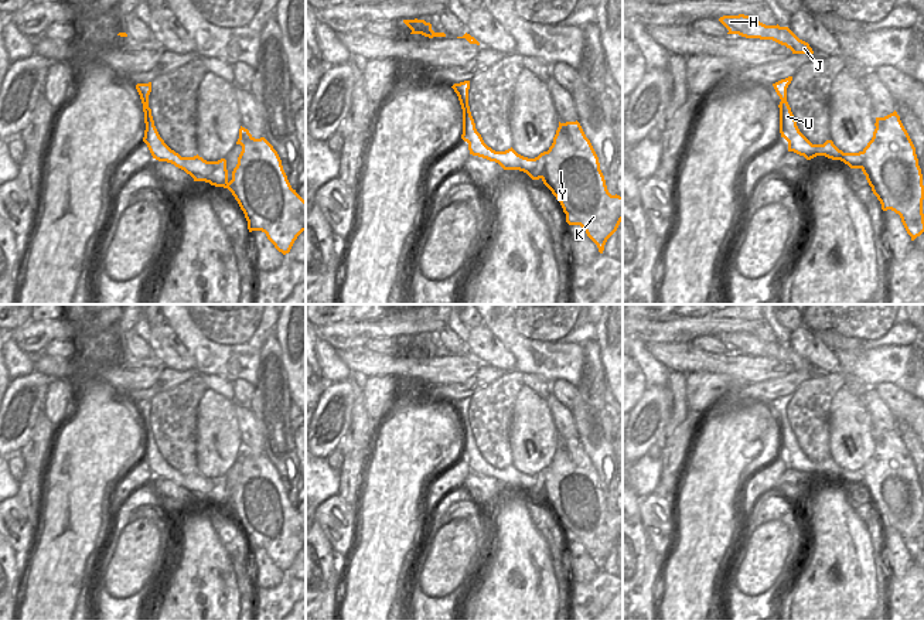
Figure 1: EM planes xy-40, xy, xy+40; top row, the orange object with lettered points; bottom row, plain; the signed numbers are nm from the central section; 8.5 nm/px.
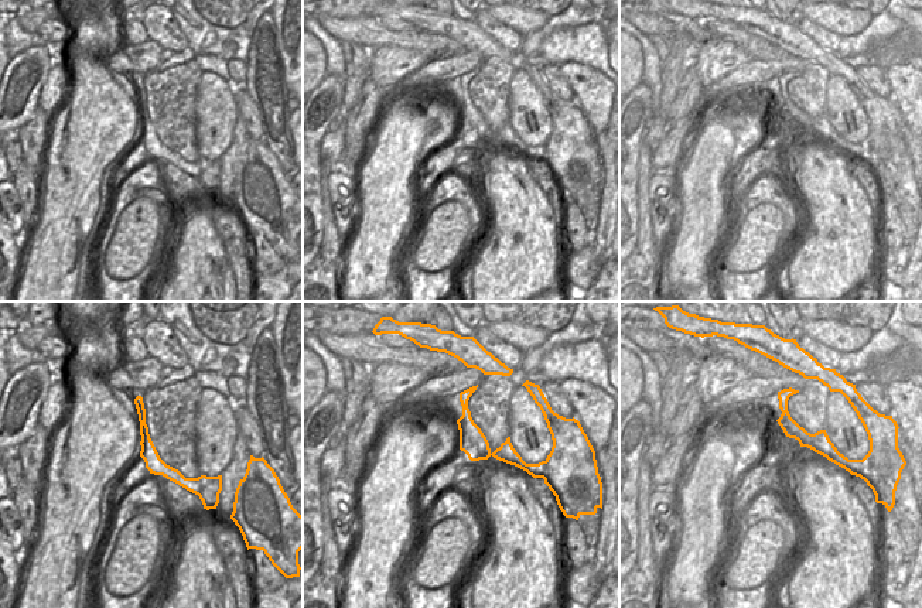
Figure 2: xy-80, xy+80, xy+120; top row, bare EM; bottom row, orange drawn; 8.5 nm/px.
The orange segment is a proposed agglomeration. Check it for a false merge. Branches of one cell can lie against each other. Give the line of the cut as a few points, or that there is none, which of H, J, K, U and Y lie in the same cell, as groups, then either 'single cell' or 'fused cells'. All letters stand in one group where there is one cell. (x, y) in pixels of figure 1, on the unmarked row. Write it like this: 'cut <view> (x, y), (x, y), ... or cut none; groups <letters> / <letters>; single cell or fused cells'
cut xy (546, 469), (545, 489), (541, 494); groups H J K Y / U; fused cells

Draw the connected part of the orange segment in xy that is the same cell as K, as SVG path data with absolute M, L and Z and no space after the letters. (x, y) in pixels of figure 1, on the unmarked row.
M560 440L549 464L543 501L552 508L566 531L569 542L580 542L587 553L603 570L607 556L617 548L623 538L623 514L611 512L607 507L604 493L600 487L599 474L586 454L580 440Z

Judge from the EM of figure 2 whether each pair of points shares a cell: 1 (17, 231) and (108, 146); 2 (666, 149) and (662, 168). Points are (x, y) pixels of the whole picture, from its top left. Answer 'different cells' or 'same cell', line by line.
1: different cells
2: same cell

